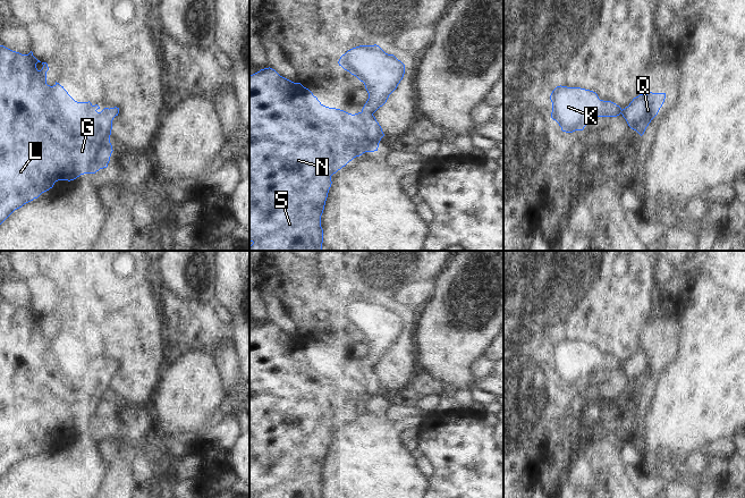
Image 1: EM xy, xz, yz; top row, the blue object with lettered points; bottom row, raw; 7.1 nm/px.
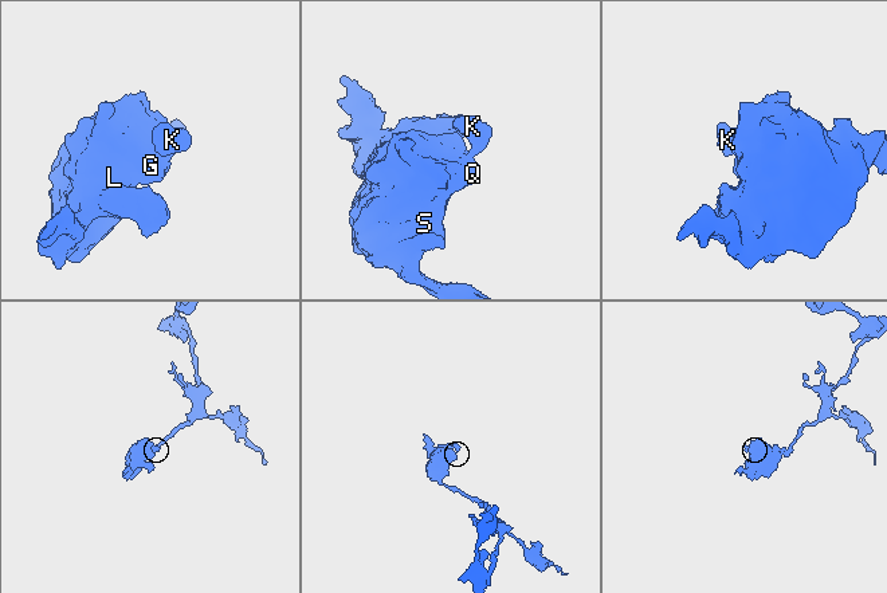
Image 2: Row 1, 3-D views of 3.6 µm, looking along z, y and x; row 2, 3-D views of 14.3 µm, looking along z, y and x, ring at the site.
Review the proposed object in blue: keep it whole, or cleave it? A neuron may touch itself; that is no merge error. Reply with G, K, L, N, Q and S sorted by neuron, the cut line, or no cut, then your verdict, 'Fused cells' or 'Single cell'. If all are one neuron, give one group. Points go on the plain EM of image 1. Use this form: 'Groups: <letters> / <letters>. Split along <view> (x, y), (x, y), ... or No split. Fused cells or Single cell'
Groups: G K L N Q S. No split. Single cell.

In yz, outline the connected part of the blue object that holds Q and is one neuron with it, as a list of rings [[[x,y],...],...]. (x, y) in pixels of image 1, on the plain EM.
[[[557,340],[551,349],[551,372],[562,386],[583,385],[586,378],[596,371],[617,371],[620,368],[628,380],[641,390],[651,374],[658,369],[666,353],[666,347],[640,348],[628,361],[621,363],[611,355],[600,354],[593,345],[581,341]]]

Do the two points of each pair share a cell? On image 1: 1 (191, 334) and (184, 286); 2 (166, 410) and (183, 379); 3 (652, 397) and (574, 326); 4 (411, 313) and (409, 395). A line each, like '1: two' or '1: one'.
1: two
2: one
3: two
4: two

